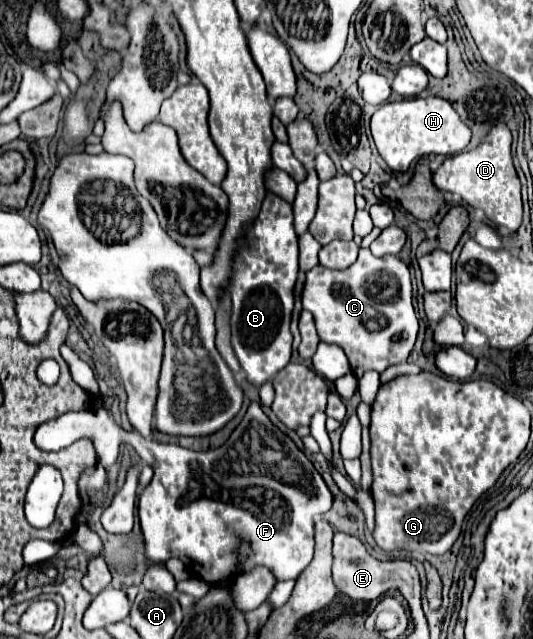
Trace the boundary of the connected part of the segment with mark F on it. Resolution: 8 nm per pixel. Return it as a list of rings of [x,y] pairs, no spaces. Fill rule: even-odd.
[[[253,401],[253,403],[249,405],[249,409],[247,409],[243,421],[241,421],[241,423],[237,425],[237,429],[231,433],[229,441],[227,441],[223,447],[213,449],[213,451],[201,451],[201,453],[197,453],[197,451],[183,449],[183,447],[179,447],[179,445],[163,445],[163,443],[145,439],[145,437],[142,437],[138,433],[136,434],[135,431],[126,432],[121,425],[117,425],[117,423],[111,419],[111,415],[109,415],[103,407],[93,407],[93,409],[89,409],[89,411],[77,411],[77,413],[65,413],[65,415],[53,419],[53,421],[47,421],[47,423],[39,425],[39,449],[41,449],[41,451],[59,451],[59,449],[65,449],[65,447],[69,447],[73,441],[79,439],[79,433],[97,433],[97,437],[95,437],[95,447],[97,447],[99,463],[101,463],[101,465],[113,465],[113,463],[117,461],[121,443],[131,443],[133,449],[137,451],[137,455],[139,455],[147,465],[151,465],[151,469],[153,469],[153,479],[151,479],[149,487],[145,487],[143,493],[139,495],[139,507],[137,507],[137,511],[139,511],[139,521],[141,521],[143,543],[145,543],[145,557],[147,557],[149,561],[153,561],[153,563],[167,563],[167,561],[173,559],[173,557],[175,557],[175,559],[181,559],[181,561],[185,563],[185,567],[191,569],[193,575],[201,577],[201,579],[203,579],[205,583],[209,583],[209,585],[217,585],[217,583],[229,581],[229,579],[233,579],[233,577],[237,577],[237,575],[249,573],[249,571],[251,571],[253,567],[257,567],[257,565],[263,565],[263,567],[271,569],[271,571],[273,571],[273,577],[277,577],[277,581],[297,579],[297,577],[305,571],[305,567],[311,563],[311,559],[313,559],[313,543],[315,543],[315,541],[313,541],[313,535],[315,535],[315,515],[327,513],[327,511],[333,507],[333,495],[331,495],[327,483],[323,481],[323,477],[319,475],[319,471],[315,469],[315,465],[311,463],[311,459],[295,445],[295,441],[293,441],[291,437],[287,437],[283,431],[279,431],[279,429],[271,423],[271,419],[261,411],[261,405],[259,405],[257,401]],[[243,543],[247,543],[247,545],[251,547],[251,555],[247,555],[247,557],[241,561],[239,549],[241,549]]]

